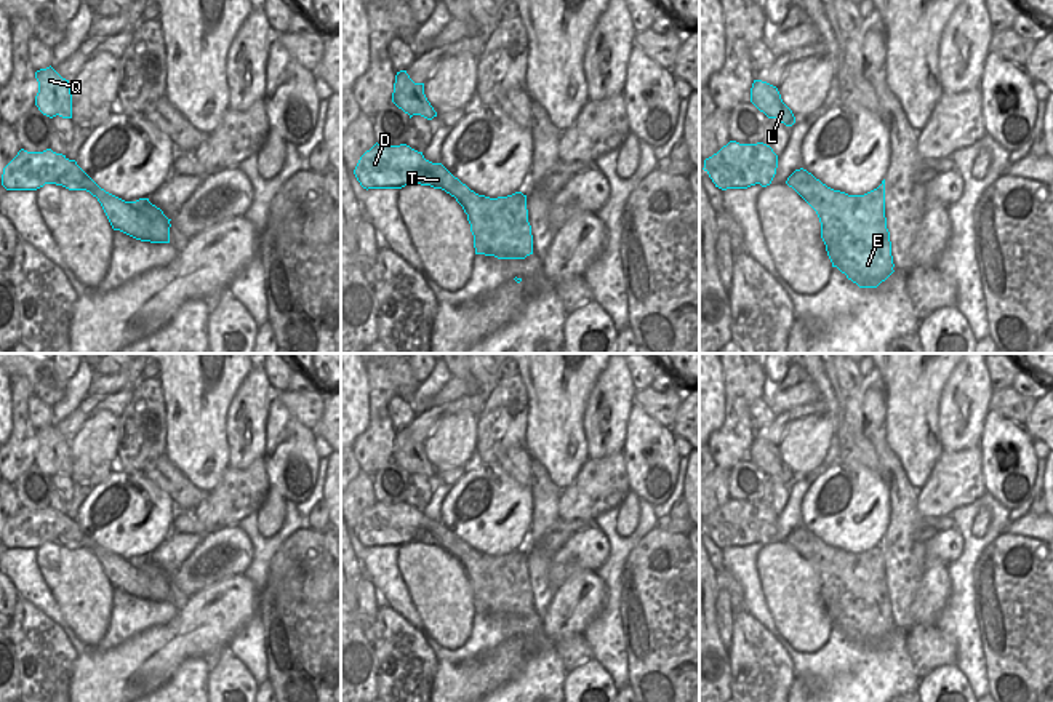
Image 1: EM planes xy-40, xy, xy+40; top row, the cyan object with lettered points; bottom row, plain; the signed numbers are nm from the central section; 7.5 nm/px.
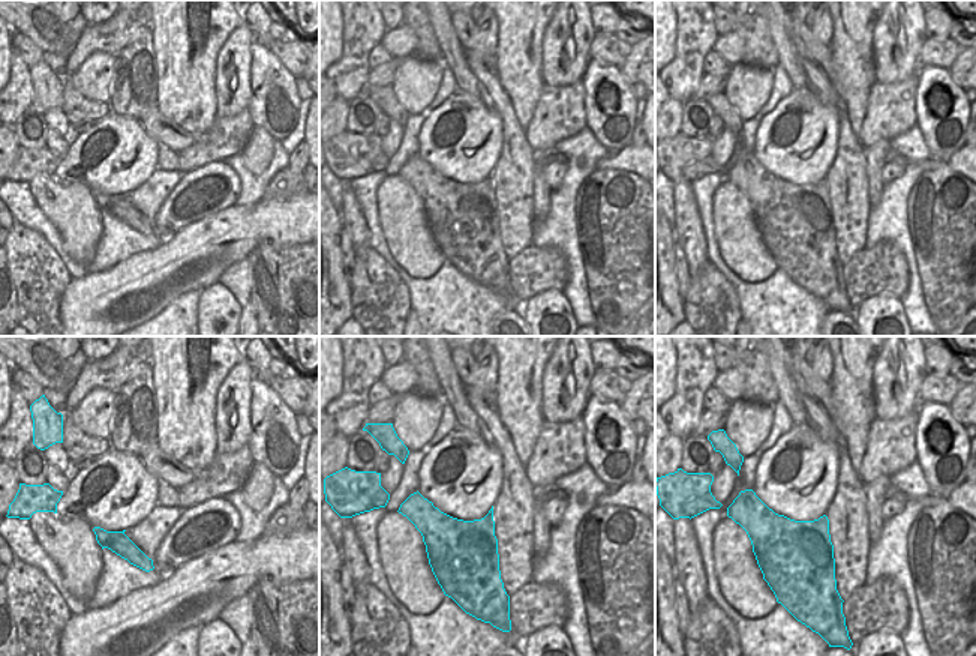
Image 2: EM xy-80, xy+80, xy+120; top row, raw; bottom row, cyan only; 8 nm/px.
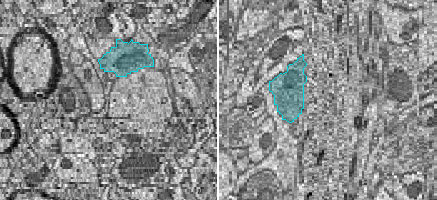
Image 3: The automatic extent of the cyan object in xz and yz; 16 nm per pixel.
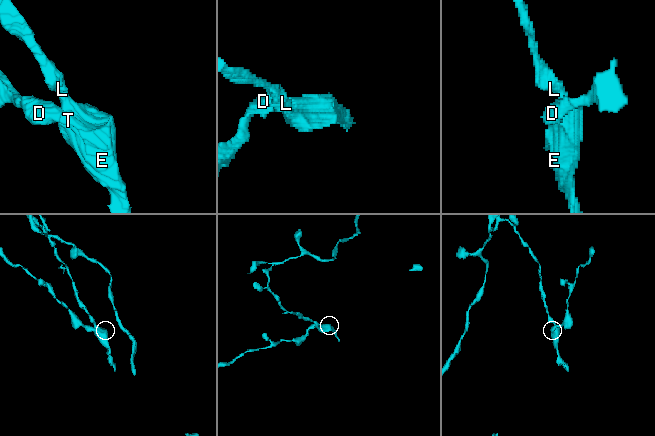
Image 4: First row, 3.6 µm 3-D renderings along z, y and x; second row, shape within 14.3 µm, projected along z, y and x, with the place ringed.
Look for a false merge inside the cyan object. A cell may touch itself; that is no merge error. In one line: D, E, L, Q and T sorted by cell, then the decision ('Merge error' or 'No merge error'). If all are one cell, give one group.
Groups: D T / E L Q. Merge error

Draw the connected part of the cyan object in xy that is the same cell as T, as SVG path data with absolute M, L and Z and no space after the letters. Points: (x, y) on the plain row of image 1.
M374 502L366 509L354 532L363 547L402 547L408 542L430 544L442 547L462 564L469 572L482 555L454 536L442 521L432 521L422 510L406 502Z

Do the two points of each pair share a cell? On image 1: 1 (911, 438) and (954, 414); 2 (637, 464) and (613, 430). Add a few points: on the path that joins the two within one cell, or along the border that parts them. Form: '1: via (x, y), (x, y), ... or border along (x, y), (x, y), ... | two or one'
1: border along (941, 387), (938, 429), (940, 443), (944, 448) | two
2: border along (631, 408), (621, 451) | two

